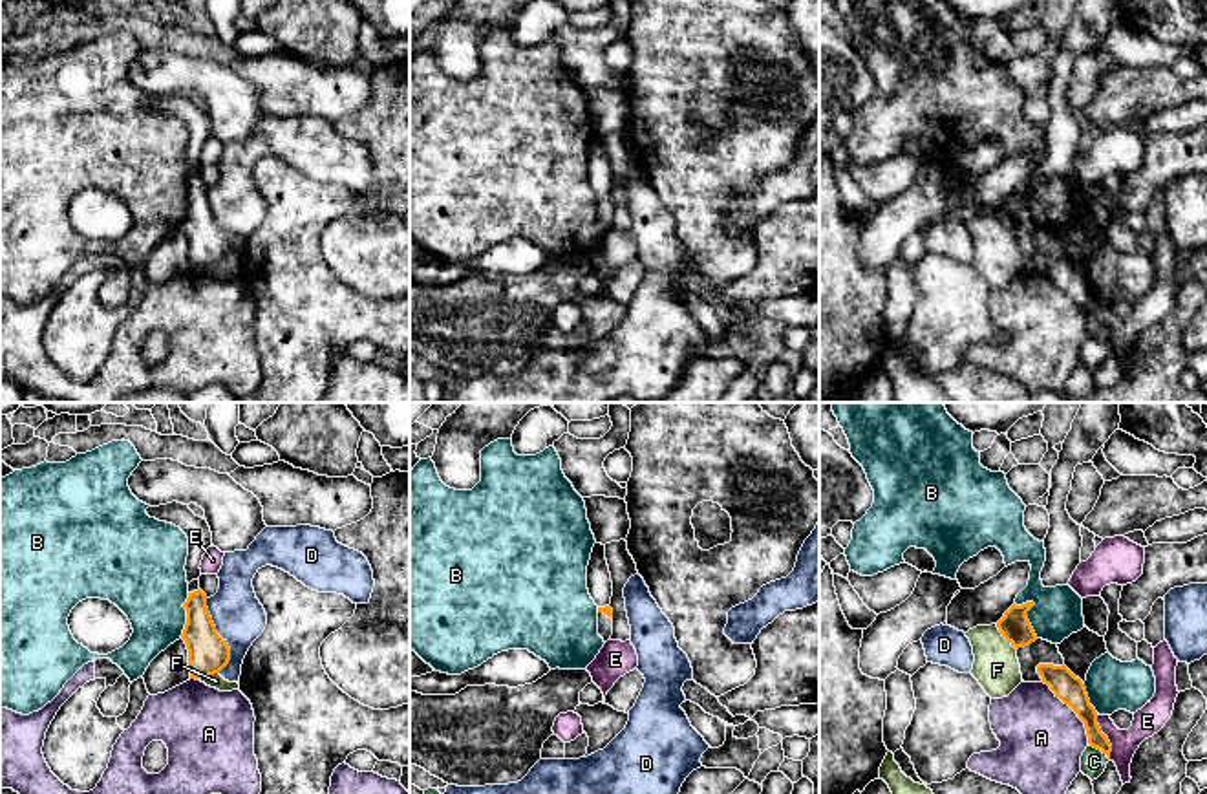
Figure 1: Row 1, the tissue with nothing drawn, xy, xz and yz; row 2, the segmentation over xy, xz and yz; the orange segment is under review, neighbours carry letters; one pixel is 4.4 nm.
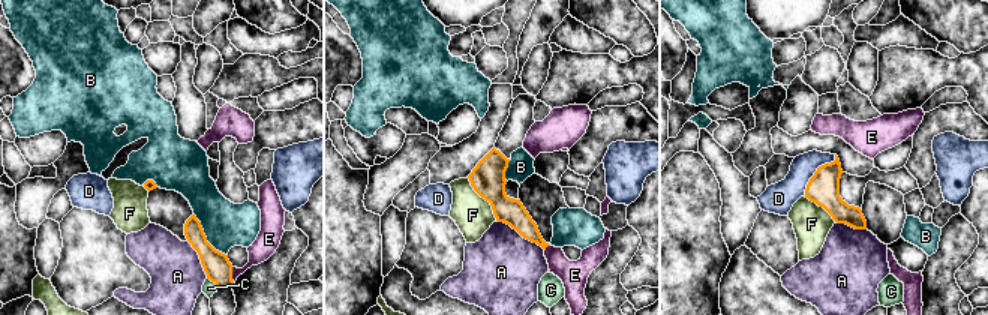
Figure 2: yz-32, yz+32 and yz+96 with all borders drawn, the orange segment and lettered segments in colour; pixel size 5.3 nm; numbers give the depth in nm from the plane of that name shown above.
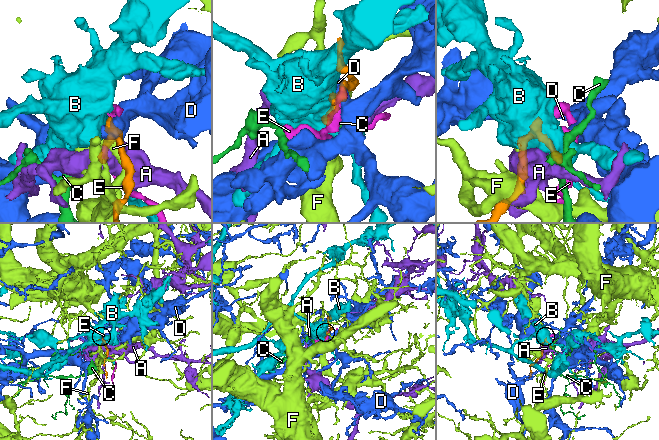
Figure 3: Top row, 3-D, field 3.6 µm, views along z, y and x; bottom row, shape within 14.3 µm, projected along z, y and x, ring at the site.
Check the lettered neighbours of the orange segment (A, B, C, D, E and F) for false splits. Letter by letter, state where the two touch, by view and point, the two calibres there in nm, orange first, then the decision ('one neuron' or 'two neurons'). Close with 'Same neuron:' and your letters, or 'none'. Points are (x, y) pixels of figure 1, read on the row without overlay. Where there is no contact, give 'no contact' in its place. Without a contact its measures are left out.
A: yz (1074, 300) | 120/360 nm | two neurons
B: yz (1028, 200) | 140/220 nm | two neurons
C: yz (1100, 339) | 100/110 nm | two neurons
D: xy (218, 225) | 180/220 nm | two neurons
E: yz (1105, 326) | 120/130 nm | two neurons
F: yz (1003, 225) | 140/200 nm | two neurons
Same neuron: none

